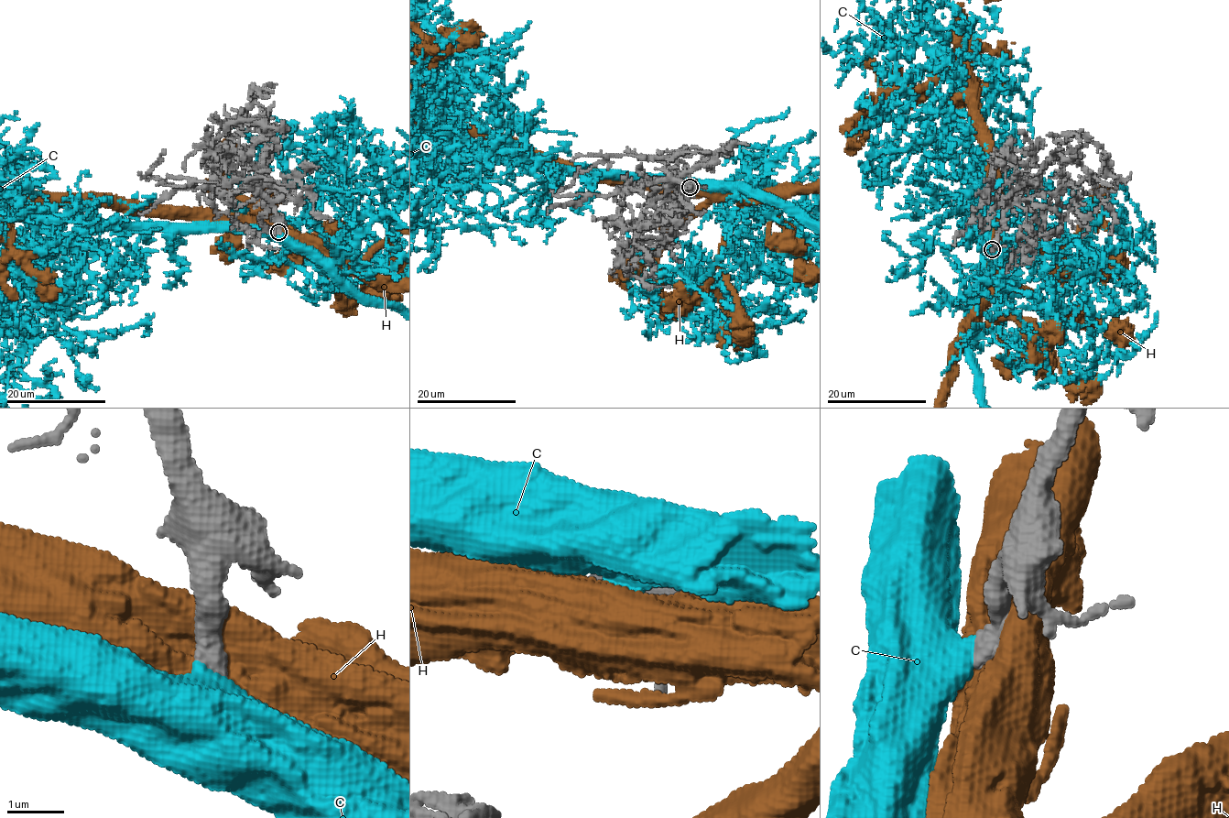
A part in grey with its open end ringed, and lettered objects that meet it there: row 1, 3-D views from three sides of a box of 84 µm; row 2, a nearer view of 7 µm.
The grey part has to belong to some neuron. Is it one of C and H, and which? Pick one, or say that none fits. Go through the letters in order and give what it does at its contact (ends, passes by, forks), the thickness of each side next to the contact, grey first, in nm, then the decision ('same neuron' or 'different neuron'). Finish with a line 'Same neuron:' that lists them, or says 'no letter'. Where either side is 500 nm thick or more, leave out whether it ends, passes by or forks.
C: 360/700 nm | same neuron
H: 460/1100 nm | different neuron
Same neuron: C

